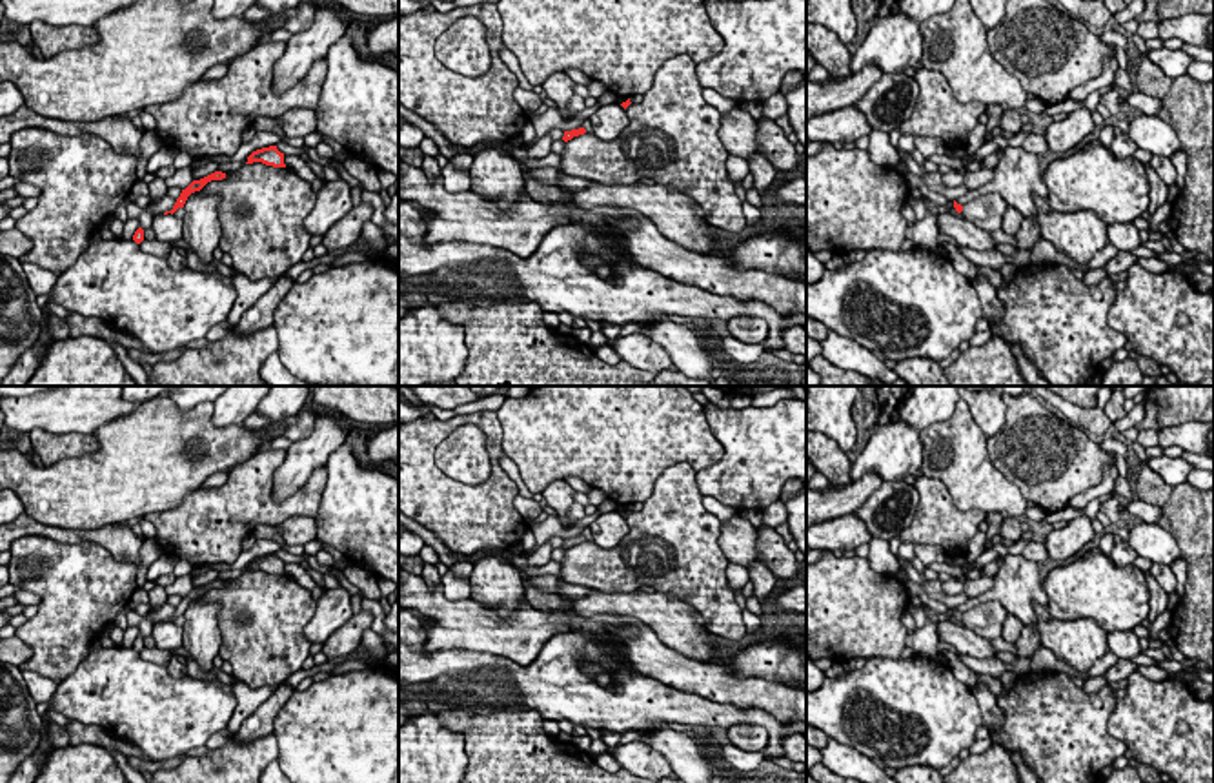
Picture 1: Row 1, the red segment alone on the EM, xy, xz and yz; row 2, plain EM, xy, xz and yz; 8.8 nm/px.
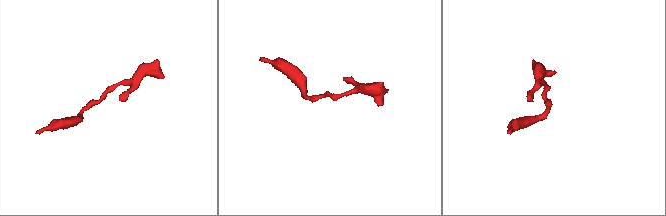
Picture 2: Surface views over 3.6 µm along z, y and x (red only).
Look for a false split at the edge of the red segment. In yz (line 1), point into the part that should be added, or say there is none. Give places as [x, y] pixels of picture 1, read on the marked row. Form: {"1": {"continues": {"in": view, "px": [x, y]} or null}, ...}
{"1": {"continues": null}}

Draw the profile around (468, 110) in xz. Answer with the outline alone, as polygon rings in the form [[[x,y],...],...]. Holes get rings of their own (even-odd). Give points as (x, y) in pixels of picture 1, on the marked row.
[[[497,4],[399,15],[399,102],[437,126],[451,144],[508,142],[530,120],[513,97],[519,80],[501,58],[502,46]],[[464,16],[479,18],[488,29],[491,67],[481,76],[455,73],[435,56],[437,38]]]

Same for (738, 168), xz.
[[[728,155],[726,171],[733,184],[743,182],[744,177],[750,173],[746,158],[735,155]]]

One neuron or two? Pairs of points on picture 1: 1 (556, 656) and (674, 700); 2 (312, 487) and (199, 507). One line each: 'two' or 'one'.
1: one
2: one

